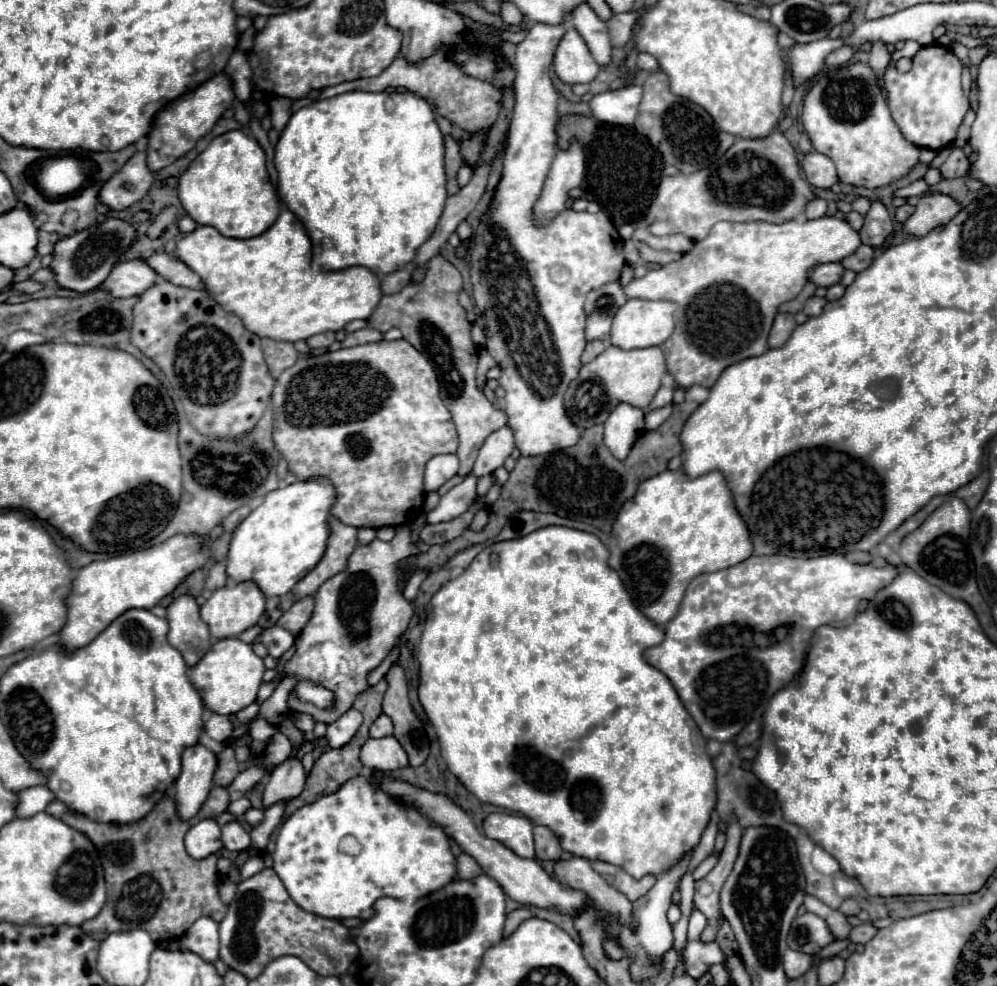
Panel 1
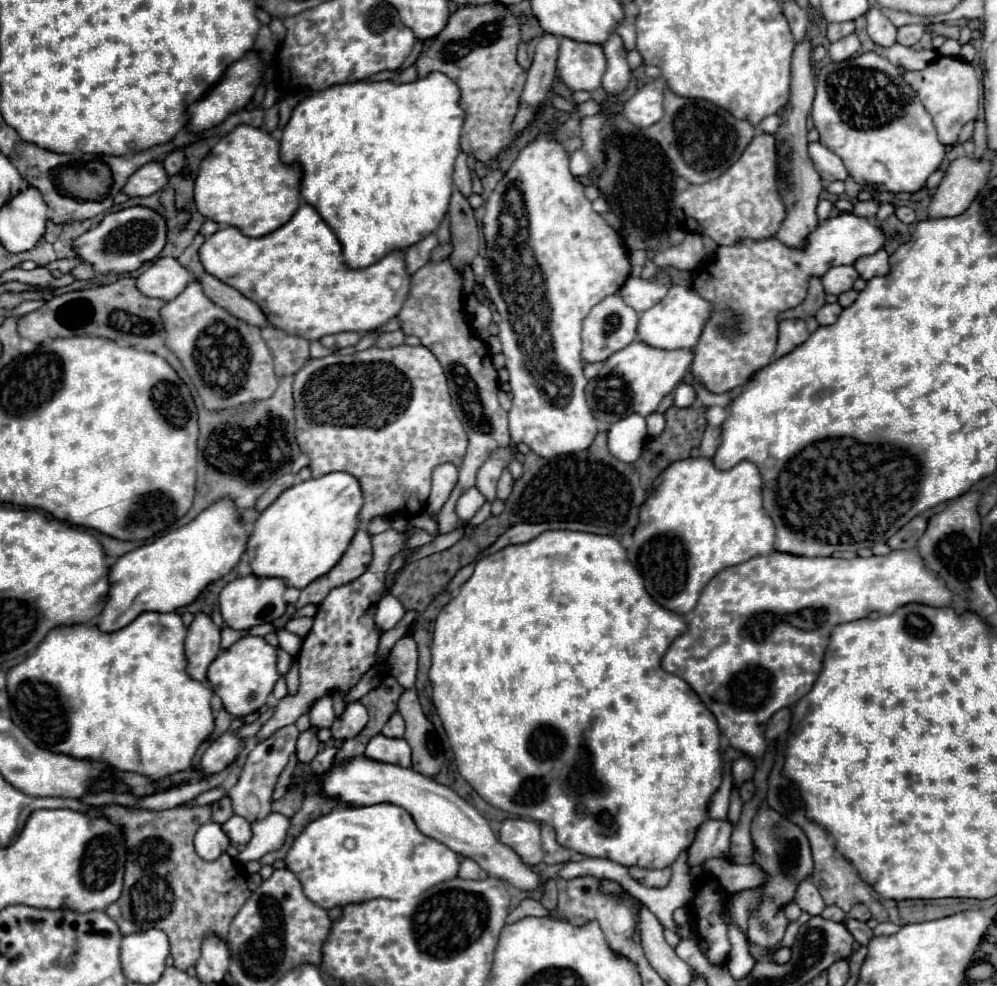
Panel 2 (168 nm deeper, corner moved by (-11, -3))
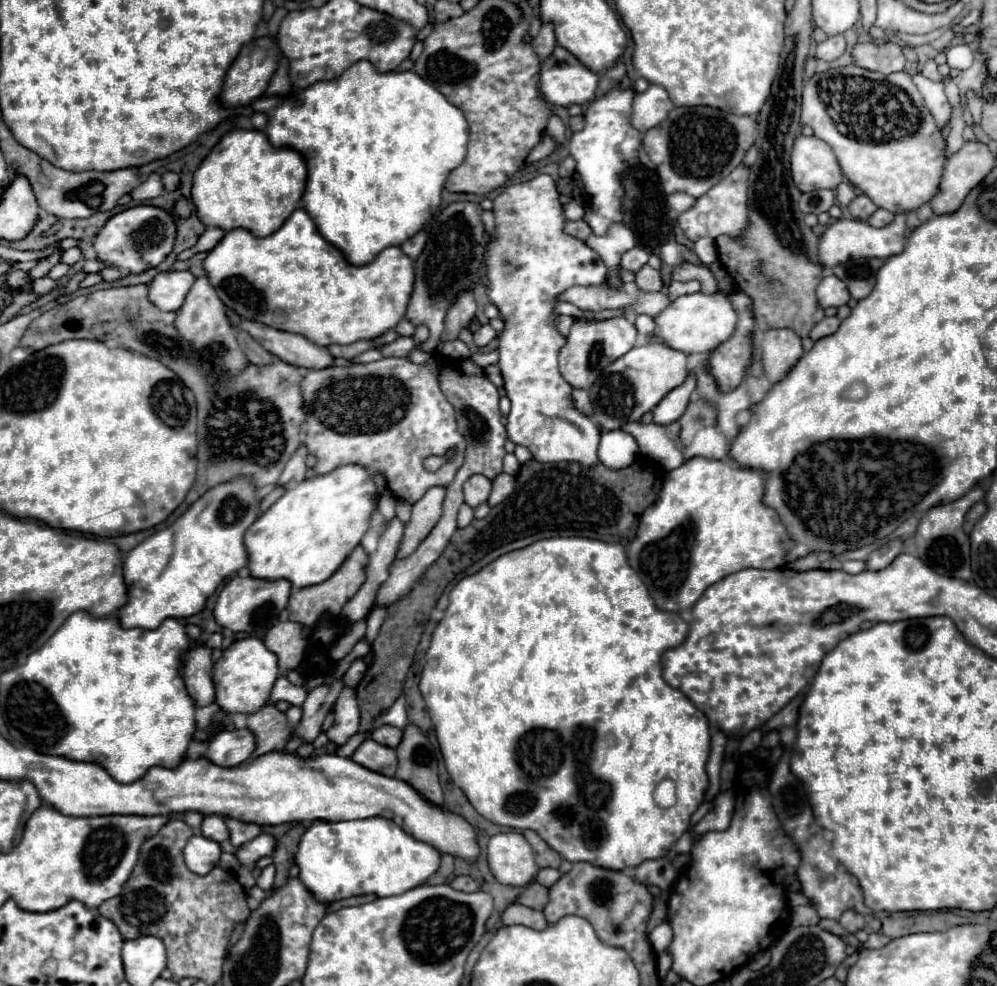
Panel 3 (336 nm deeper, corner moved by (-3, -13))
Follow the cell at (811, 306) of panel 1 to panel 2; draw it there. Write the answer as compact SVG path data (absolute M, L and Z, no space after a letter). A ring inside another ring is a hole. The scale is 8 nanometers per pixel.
M839 303L825 305L823 309L819 309L819 311L817 311L815 319L817 319L817 323L819 323L819 325L833 325L833 323L837 321L837 317L839 317L839 313L841 313L841 311L843 311L843 307L841 307Z

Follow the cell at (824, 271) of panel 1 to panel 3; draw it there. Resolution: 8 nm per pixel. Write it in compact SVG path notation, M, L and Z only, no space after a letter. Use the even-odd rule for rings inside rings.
M829 275L825 277L819 287L817 287L817 299L819 299L819 305L823 309L827 307L841 307L845 305L851 297L849 297L849 291L847 291L847 285L835 277L835 275Z

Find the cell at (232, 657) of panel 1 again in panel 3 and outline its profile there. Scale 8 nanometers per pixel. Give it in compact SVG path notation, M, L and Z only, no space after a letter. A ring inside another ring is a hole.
M257 637L239 639L229 649L223 651L221 659L213 667L215 703L229 715L257 713L269 701L269 693L277 675L279 675L277 657L263 645L261 639Z

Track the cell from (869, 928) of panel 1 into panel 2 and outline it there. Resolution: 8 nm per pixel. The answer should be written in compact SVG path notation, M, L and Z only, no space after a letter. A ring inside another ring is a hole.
M847 917L847 919L845 919L845 927L849 929L849 933L855 937L855 941L857 941L859 945L867 945L867 943L873 939L873 931L871 931L863 921L857 921L857 919Z

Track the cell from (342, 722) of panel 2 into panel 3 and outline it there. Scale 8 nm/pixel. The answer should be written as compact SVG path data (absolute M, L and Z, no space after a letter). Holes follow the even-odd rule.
M343 687L335 701L335 723L327 729L325 735L329 737L329 741L341 747L357 731L359 731L359 707L357 707L355 689Z

